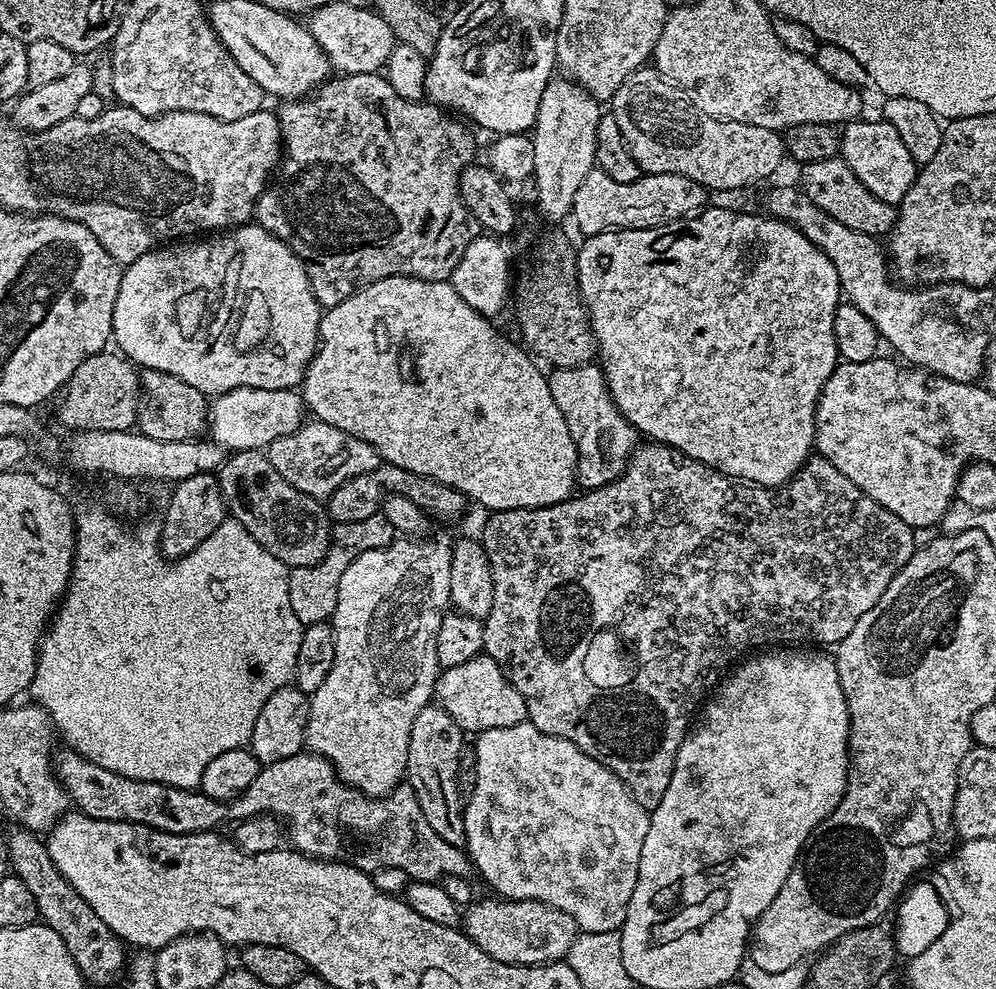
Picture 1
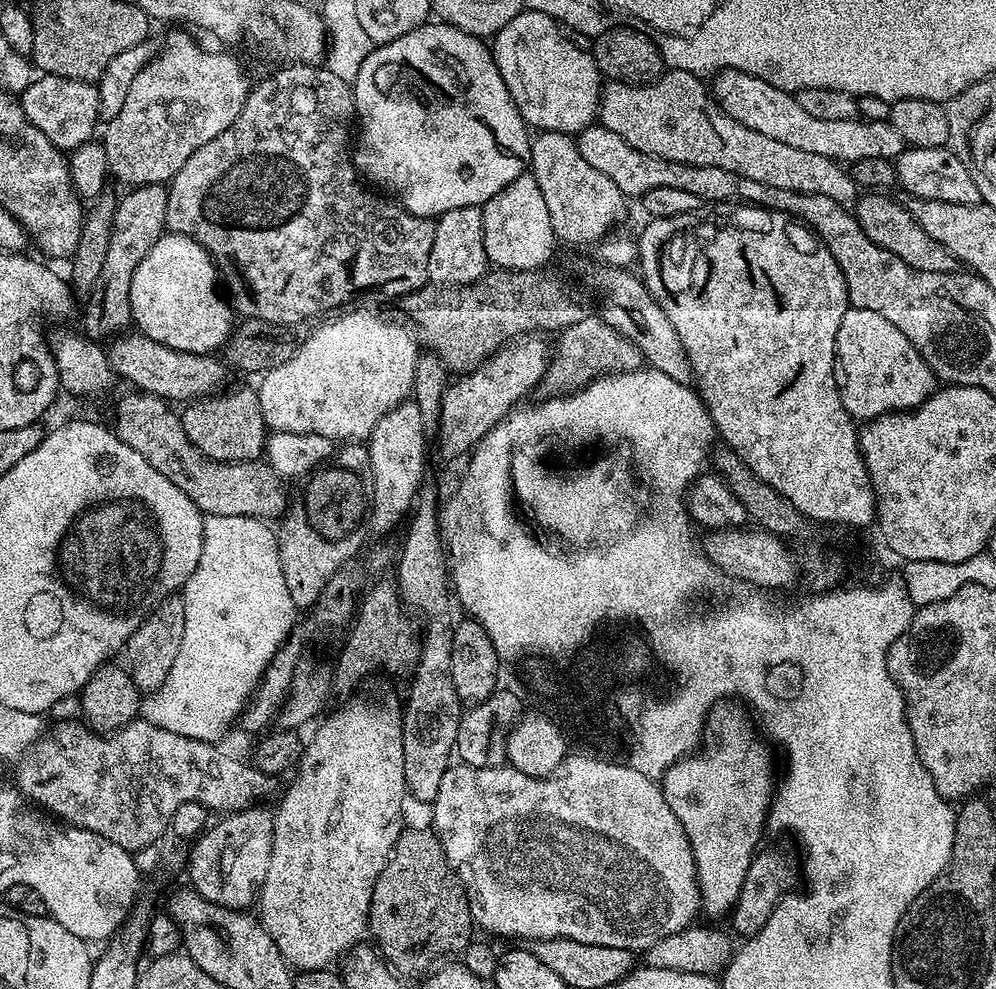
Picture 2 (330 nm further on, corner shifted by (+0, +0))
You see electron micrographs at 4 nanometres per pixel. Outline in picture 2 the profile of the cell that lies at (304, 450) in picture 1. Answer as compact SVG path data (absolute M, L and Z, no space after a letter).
M348 312L345 316L340 316L337 320L328 320L321 328L316 328L311 333L305 335L304 341L293 353L288 362L283 362L280 366L274 366L259 377L258 383L258 402L262 406L262 418L265 425L272 432L289 432L290 434L322 434L334 442L364 442L371 437L374 426L394 406L405 403L412 396L412 383L416 373L416 357L418 355L418 340L410 331L407 332L400 324L391 324L388 320L383 320L380 316L371 316L368 312Z

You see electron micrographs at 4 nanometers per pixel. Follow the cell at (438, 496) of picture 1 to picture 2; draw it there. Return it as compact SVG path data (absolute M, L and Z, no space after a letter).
M128 390L128 393L116 404L114 431L117 438L126 442L130 450L138 450L138 454L142 454L142 458L146 458L146 462L150 462L150 466L158 470L158 474L170 478L170 482L174 482L174 486L178 486L178 490L182 490L182 494L186 494L186 498L190 498L190 502L194 502L194 506L198 506L198 510L204 516L245 516L265 522L279 521L290 507L288 488L284 485L287 484L285 477L277 474L263 459L236 460L232 464L211 460L198 450L198 446L190 442L190 438L186 438L186 430L182 426L180 417L175 411L172 413L172 408L173 405L161 396L139 390Z

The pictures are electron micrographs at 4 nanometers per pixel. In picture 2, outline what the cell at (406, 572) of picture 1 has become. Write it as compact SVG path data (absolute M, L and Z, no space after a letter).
M355 700L341 703L344 705L337 712L330 713L331 711L329 711L315 725L315 727L317 726L316 733L313 734L312 740L310 736L310 739L305 743L304 757L299 762L298 771L291 777L291 779L293 778L292 785L281 798L280 805L275 805L274 808L272 818L274 834L272 835L272 849L270 850L270 870L266 870L266 878L264 883L260 885L258 893L258 905L260 904L258 919L264 925L266 934L270 934L270 938L274 938L274 946L278 946L280 955L288 961L293 969L300 972L309 972L310 970L335 965L332 963L336 959L337 963L351 948L355 948L365 939L370 898L374 894L374 882L378 882L378 874L382 874L382 870L394 850L394 842L398 842L400 832L406 827L406 821L404 821L404 800L406 801L406 789L404 787L404 714L401 705L399 703L397 705L383 704L380 700Z

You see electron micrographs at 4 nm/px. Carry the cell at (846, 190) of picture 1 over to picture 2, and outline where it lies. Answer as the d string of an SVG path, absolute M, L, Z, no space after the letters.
M868 192L855 201L854 215L866 238L890 250L890 254L902 258L902 262L906 262L906 266L914 270L926 270L930 274L957 271L958 261L954 258L954 254L950 254L950 250L946 250L942 242L934 242L934 238L930 238L930 234L926 234L920 223L904 209L903 203L899 199L891 200L892 198L888 194Z

